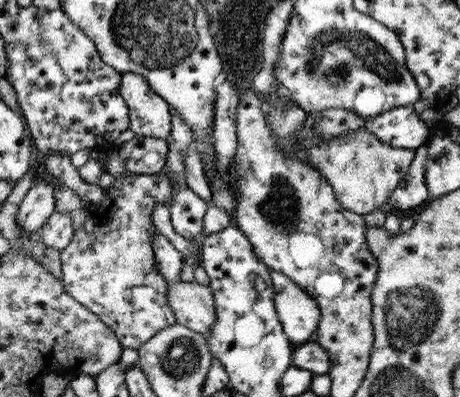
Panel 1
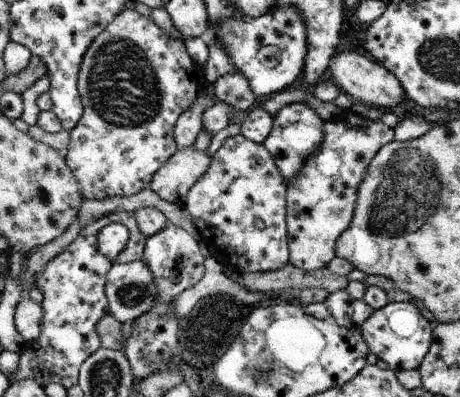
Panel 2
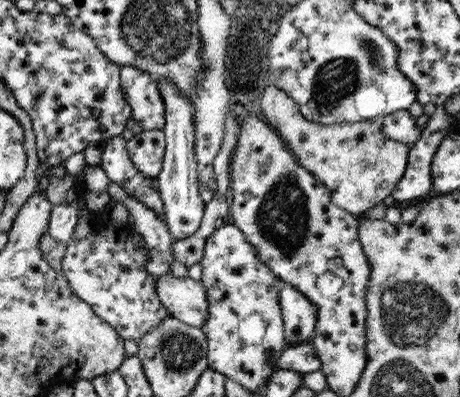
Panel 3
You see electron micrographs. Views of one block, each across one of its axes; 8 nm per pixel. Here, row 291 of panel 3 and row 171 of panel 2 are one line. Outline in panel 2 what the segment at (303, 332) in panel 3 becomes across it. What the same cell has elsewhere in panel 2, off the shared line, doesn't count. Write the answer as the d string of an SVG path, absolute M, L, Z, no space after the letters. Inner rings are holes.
M299 102L283 106L273 116L273 130L267 136L267 142L263 142L263 148L267 148L267 152L275 160L275 166L279 168L279 174L285 178L285 182L289 182L301 170L305 158L315 154L315 150L319 150L321 140L323 140L323 122L311 108L307 108L305 102Z

